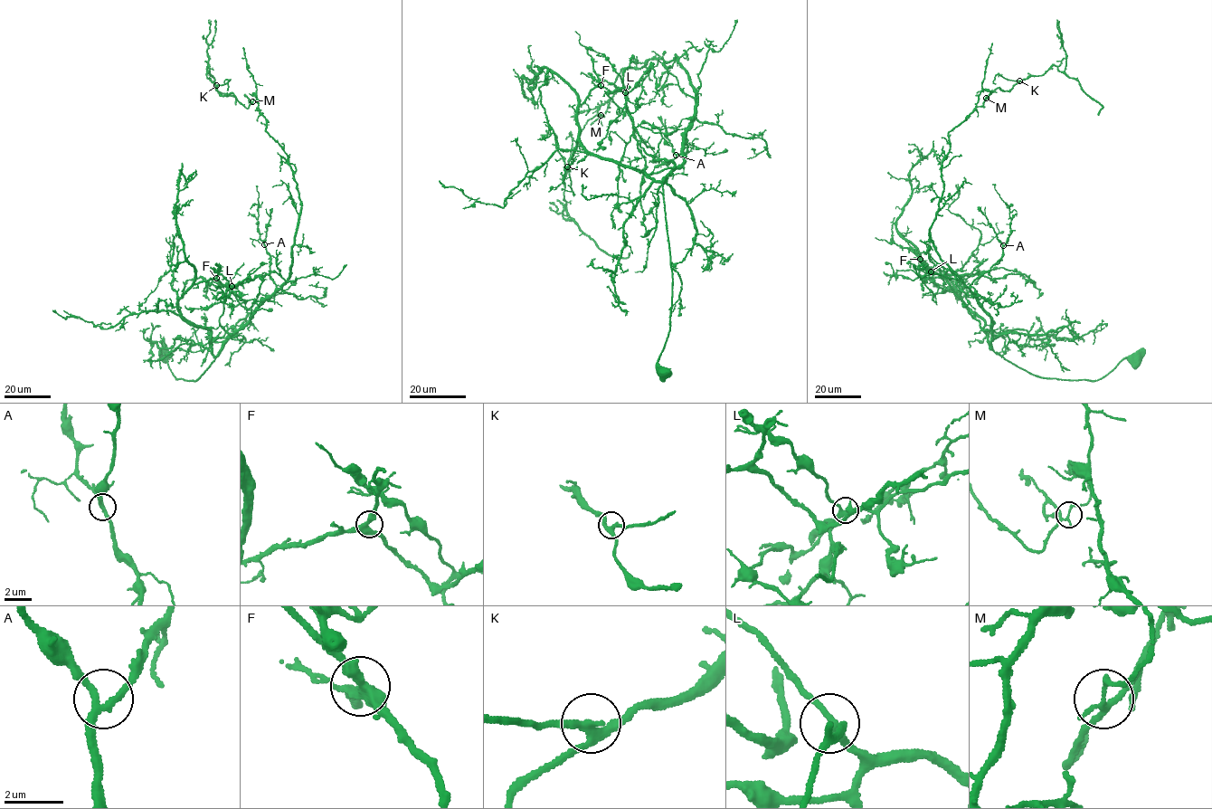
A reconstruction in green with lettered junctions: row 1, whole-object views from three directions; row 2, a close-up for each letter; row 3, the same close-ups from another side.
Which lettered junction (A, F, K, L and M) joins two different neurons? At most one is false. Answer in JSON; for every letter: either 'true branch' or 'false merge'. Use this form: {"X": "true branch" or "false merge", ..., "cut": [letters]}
{"A": "true branch", "F": "true branch", "K": "true branch", "L": "true branch", "M": "false merge", "cut": ["M"]}

